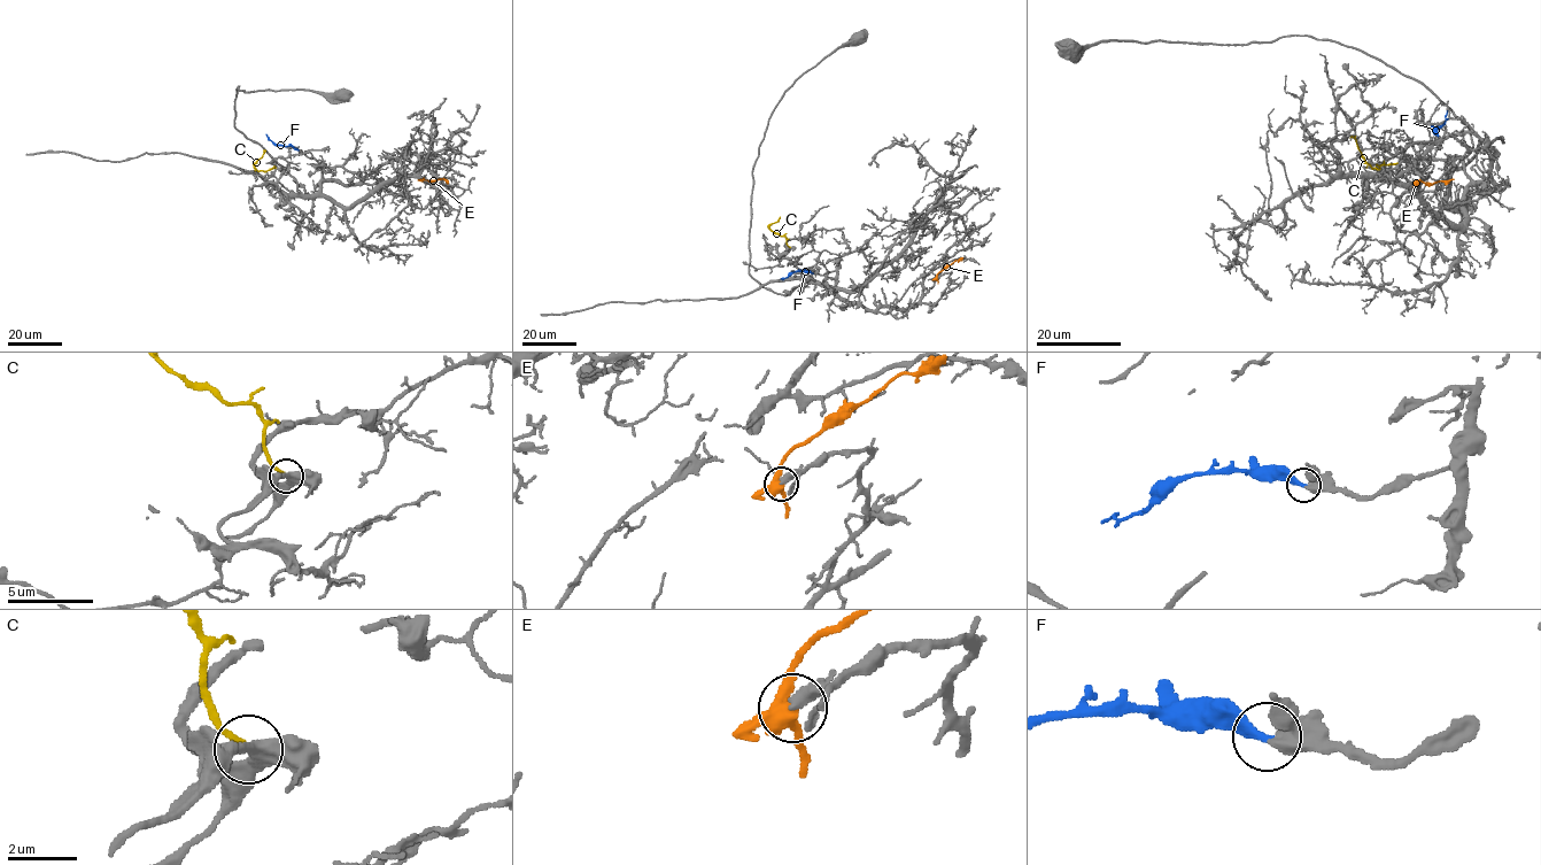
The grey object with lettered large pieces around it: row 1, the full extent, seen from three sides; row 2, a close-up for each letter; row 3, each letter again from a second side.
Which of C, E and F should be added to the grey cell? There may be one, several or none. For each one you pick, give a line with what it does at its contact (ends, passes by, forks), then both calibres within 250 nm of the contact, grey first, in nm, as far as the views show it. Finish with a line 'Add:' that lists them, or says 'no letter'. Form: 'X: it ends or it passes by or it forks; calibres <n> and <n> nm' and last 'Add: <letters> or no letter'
F: it ends; calibres 550 and 360 nm
Add: F

